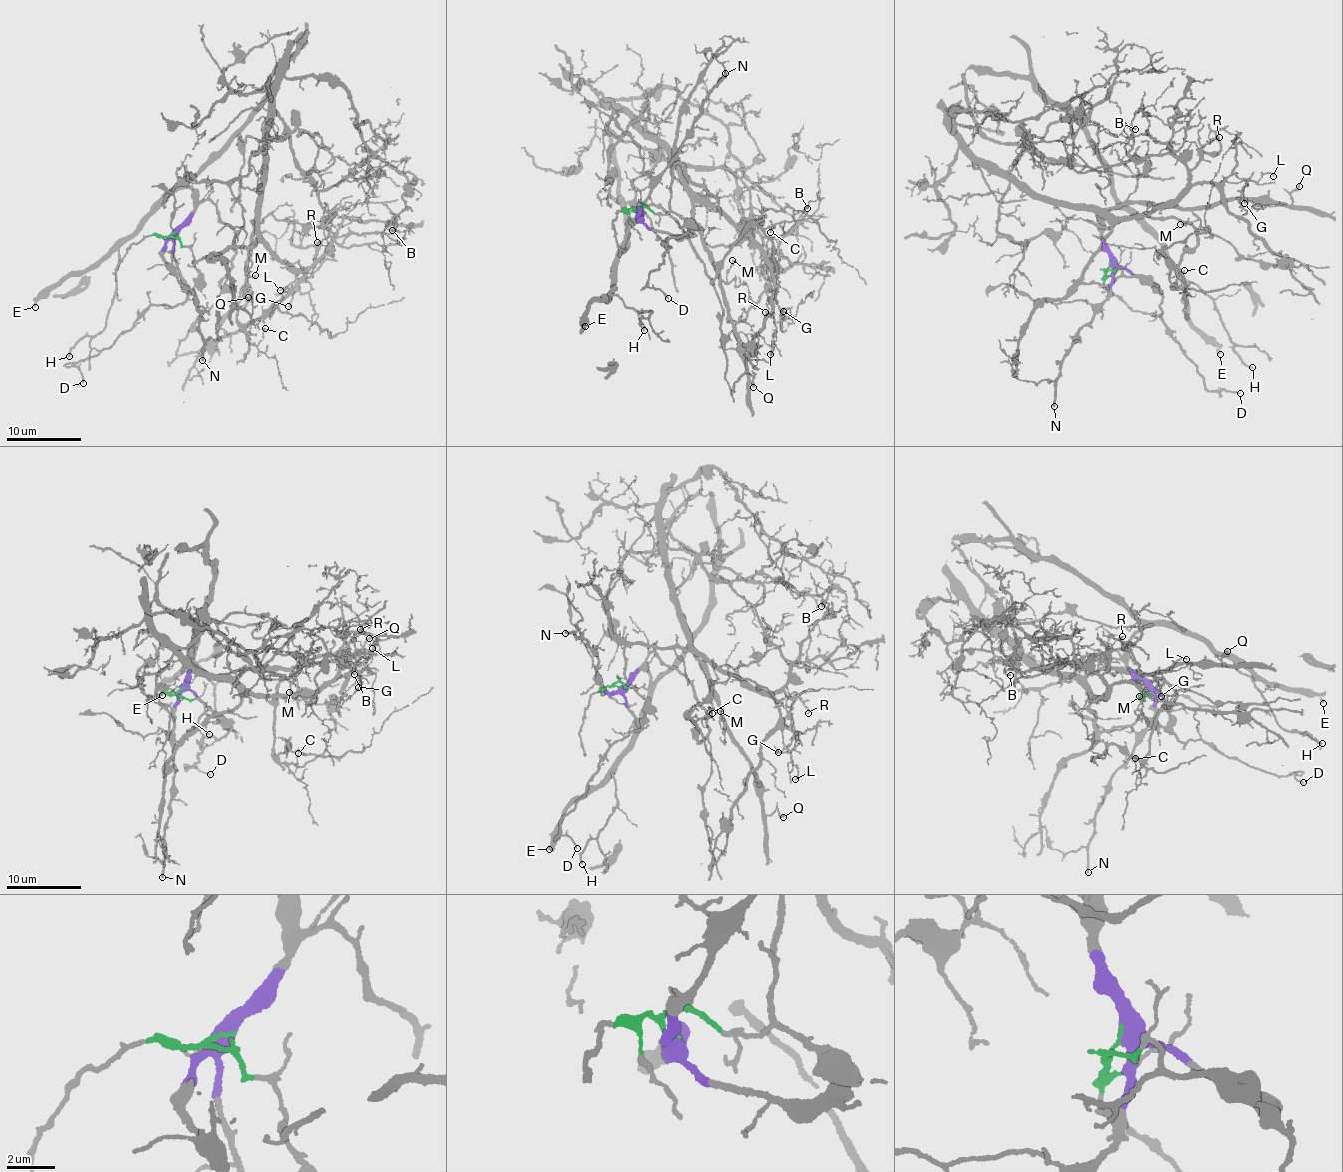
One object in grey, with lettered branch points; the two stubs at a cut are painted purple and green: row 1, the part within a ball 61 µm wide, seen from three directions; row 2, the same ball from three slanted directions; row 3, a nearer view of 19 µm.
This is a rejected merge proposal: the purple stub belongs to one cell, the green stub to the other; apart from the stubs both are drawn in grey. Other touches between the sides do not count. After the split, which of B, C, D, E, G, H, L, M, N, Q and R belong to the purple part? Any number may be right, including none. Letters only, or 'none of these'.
C, D, E, H, N

